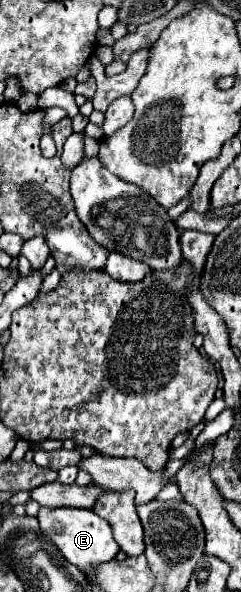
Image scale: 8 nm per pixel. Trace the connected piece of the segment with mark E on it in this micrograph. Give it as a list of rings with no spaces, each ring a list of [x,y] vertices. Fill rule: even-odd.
[[[42,508],[38,514],[38,520],[40,520],[42,532],[58,546],[62,556],[68,562],[72,562],[74,566],[78,566],[82,572],[92,568],[92,564],[104,564],[104,562],[114,560],[116,554],[120,552],[118,544],[114,542],[110,524],[104,518],[100,518],[94,510],[84,510],[84,508],[48,510],[48,508]]]

